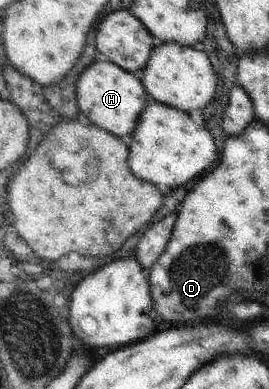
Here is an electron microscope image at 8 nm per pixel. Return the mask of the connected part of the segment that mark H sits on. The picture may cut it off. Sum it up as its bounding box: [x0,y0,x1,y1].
[77,59,151,140]

